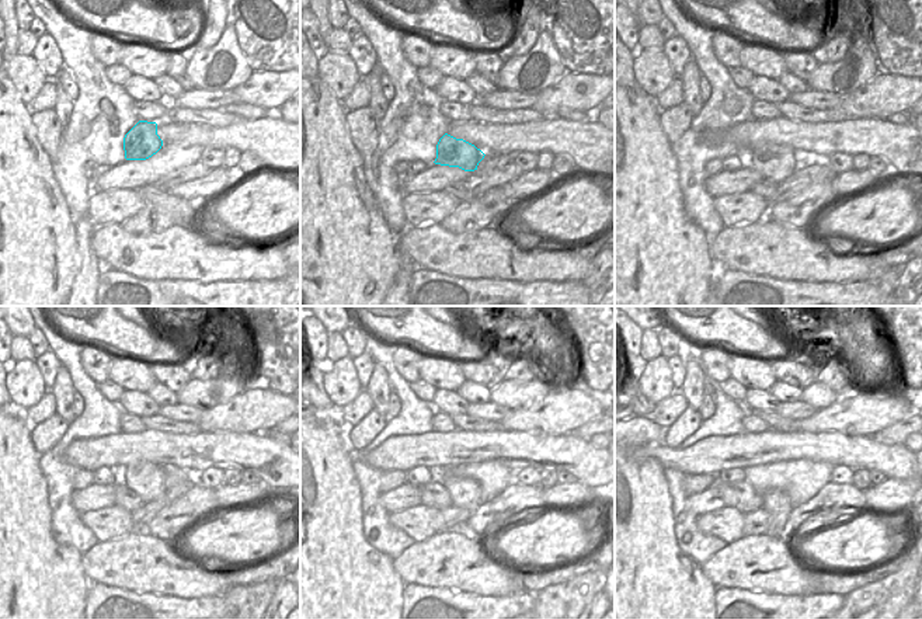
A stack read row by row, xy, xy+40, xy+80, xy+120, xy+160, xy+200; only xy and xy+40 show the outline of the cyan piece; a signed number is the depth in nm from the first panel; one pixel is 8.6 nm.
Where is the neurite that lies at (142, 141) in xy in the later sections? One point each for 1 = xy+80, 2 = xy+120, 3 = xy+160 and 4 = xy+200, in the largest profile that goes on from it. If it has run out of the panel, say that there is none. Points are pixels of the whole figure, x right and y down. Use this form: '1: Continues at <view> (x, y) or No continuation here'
1: Continues at xy+80 (775, 162)
2: Continues at xy+120 (148, 480)
3: Continues at xy+160 (465, 493)
4: Continues at xy+200 (776, 503).

